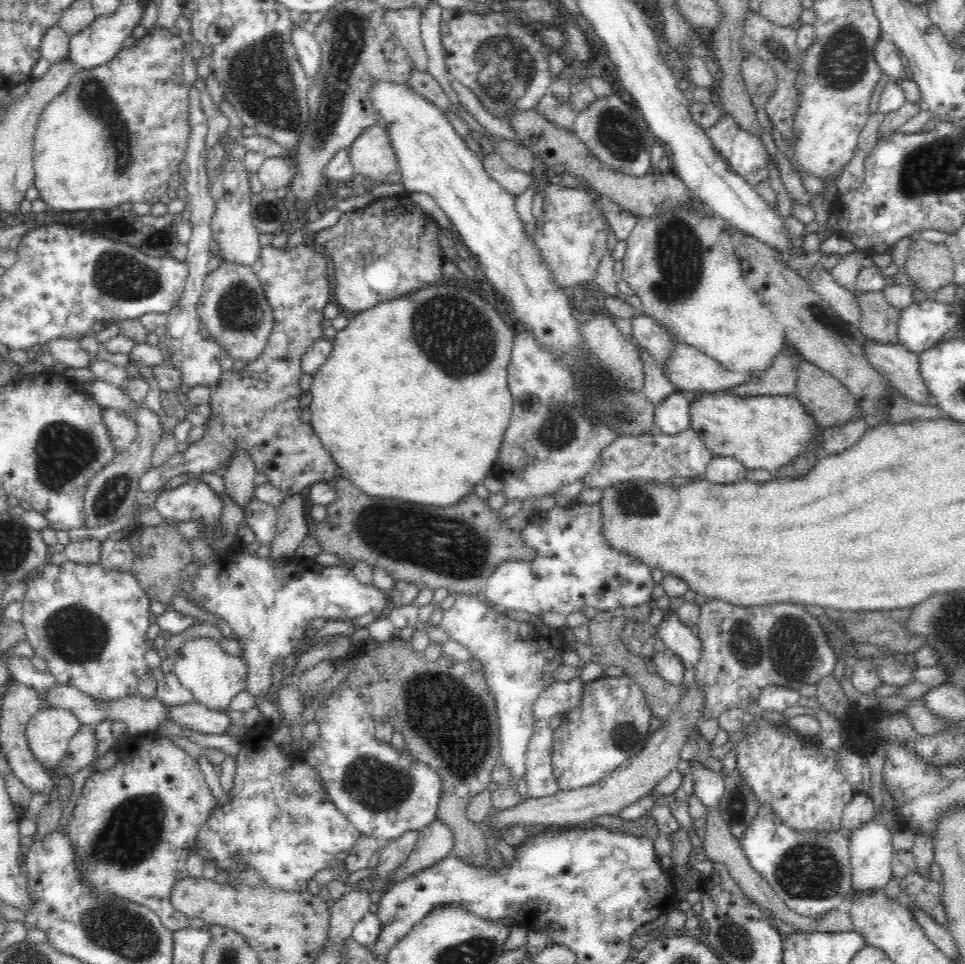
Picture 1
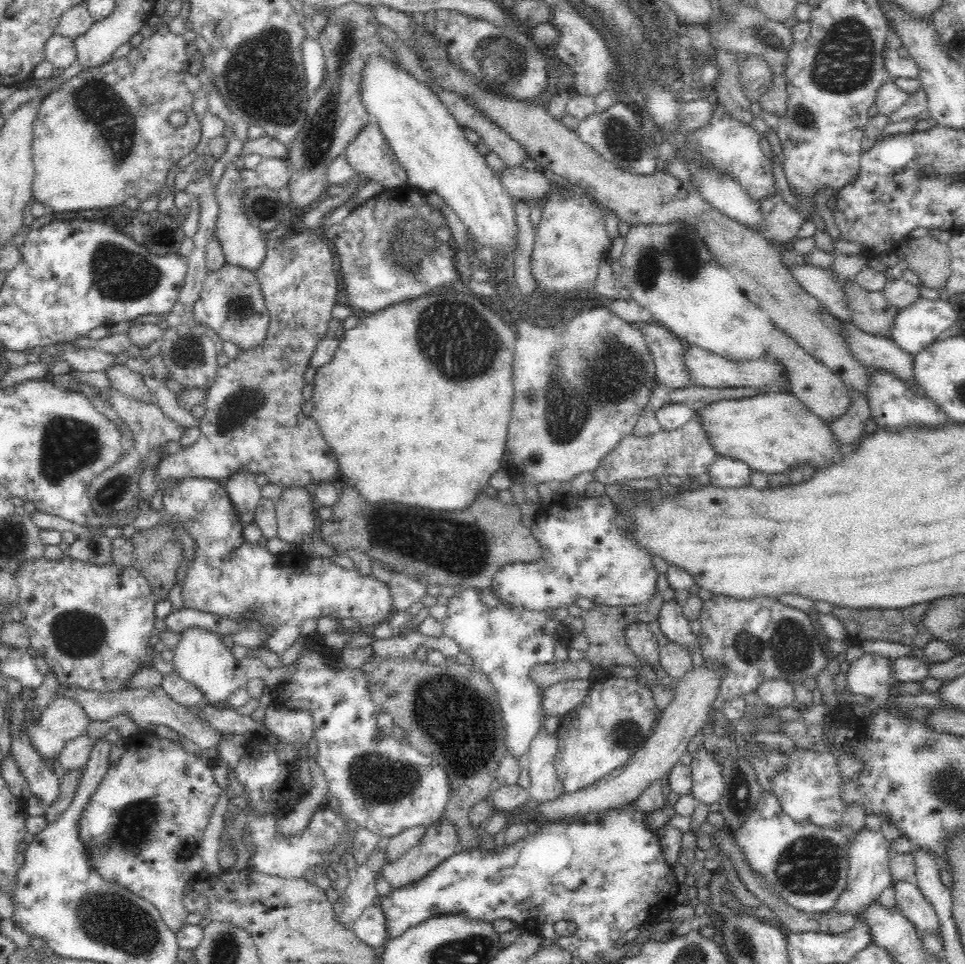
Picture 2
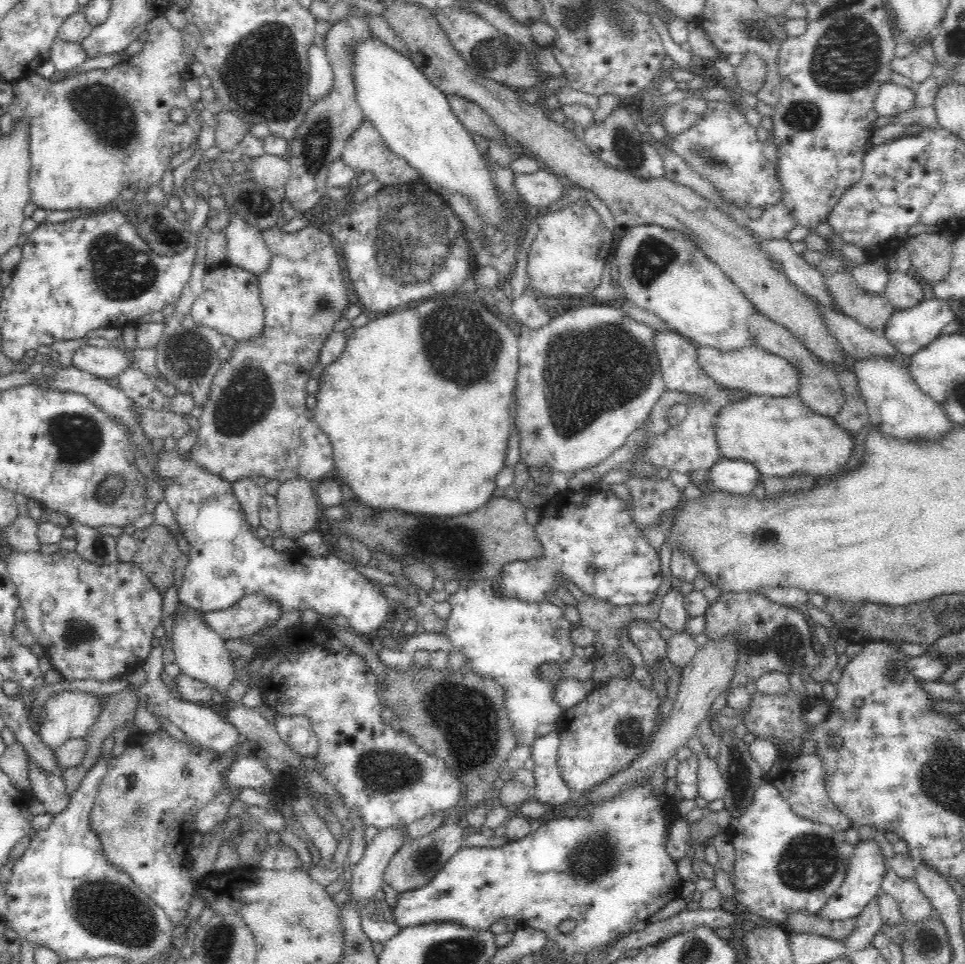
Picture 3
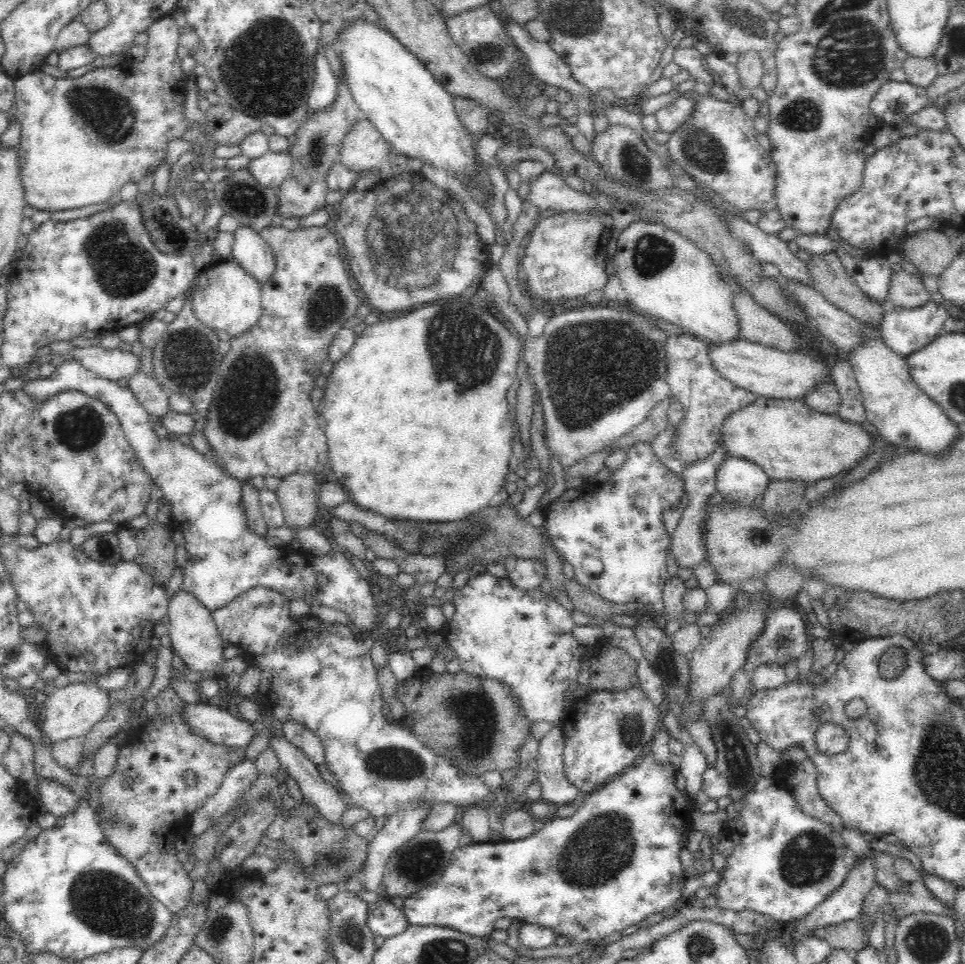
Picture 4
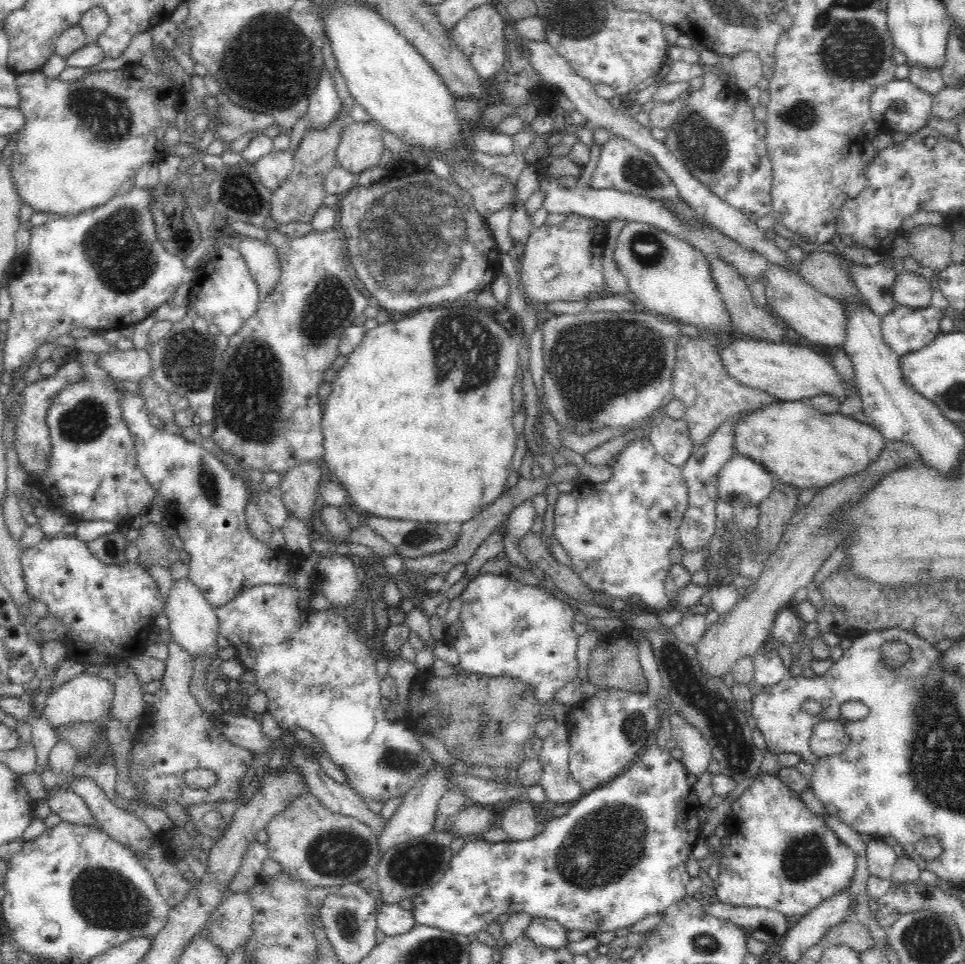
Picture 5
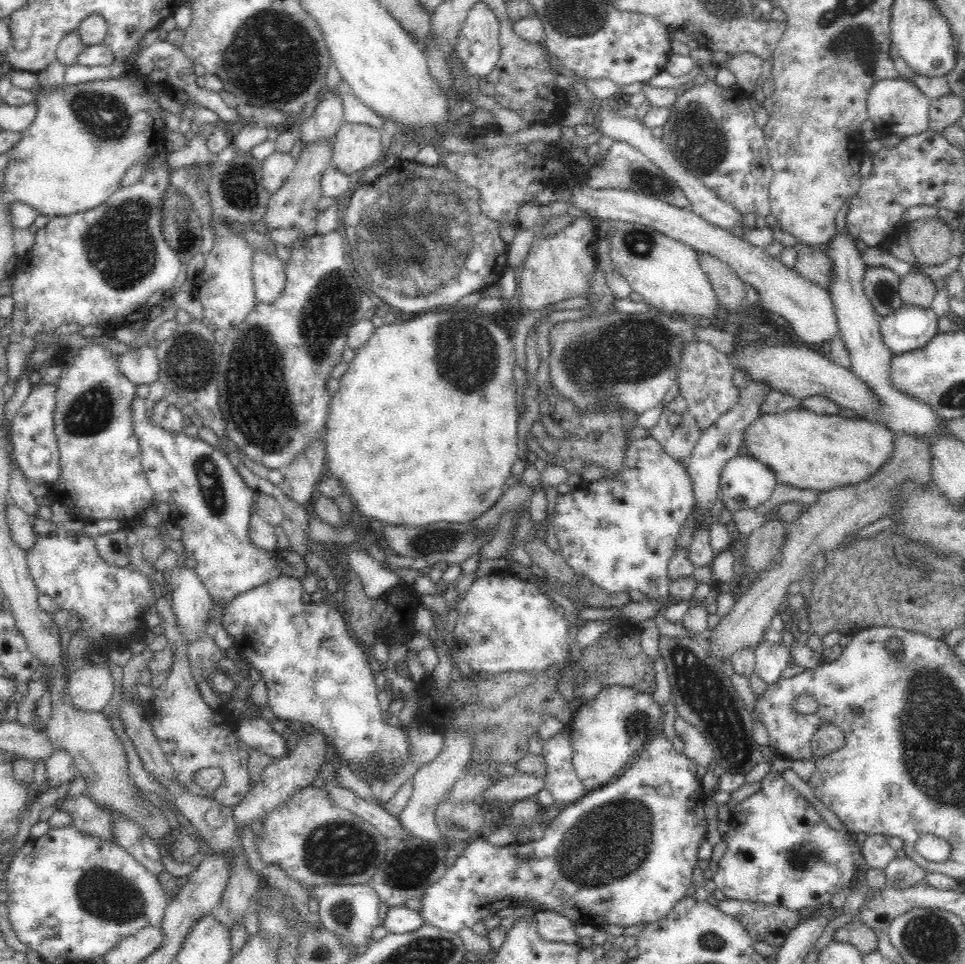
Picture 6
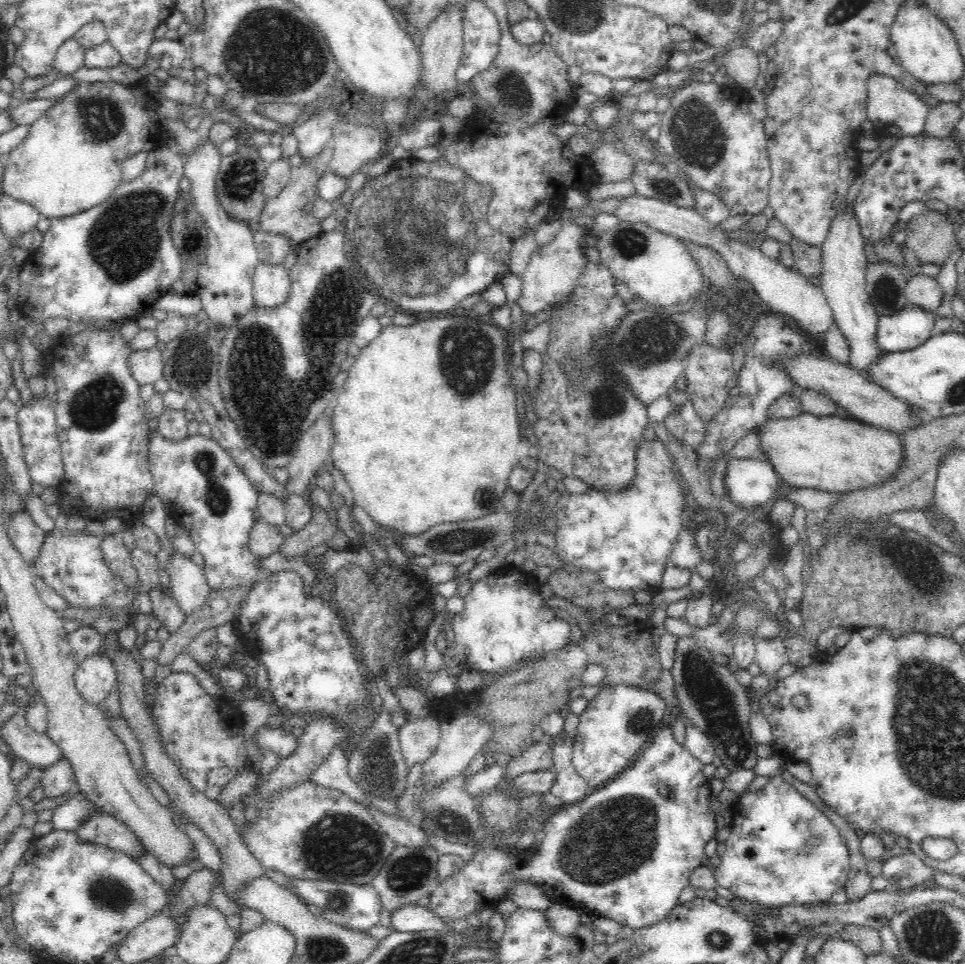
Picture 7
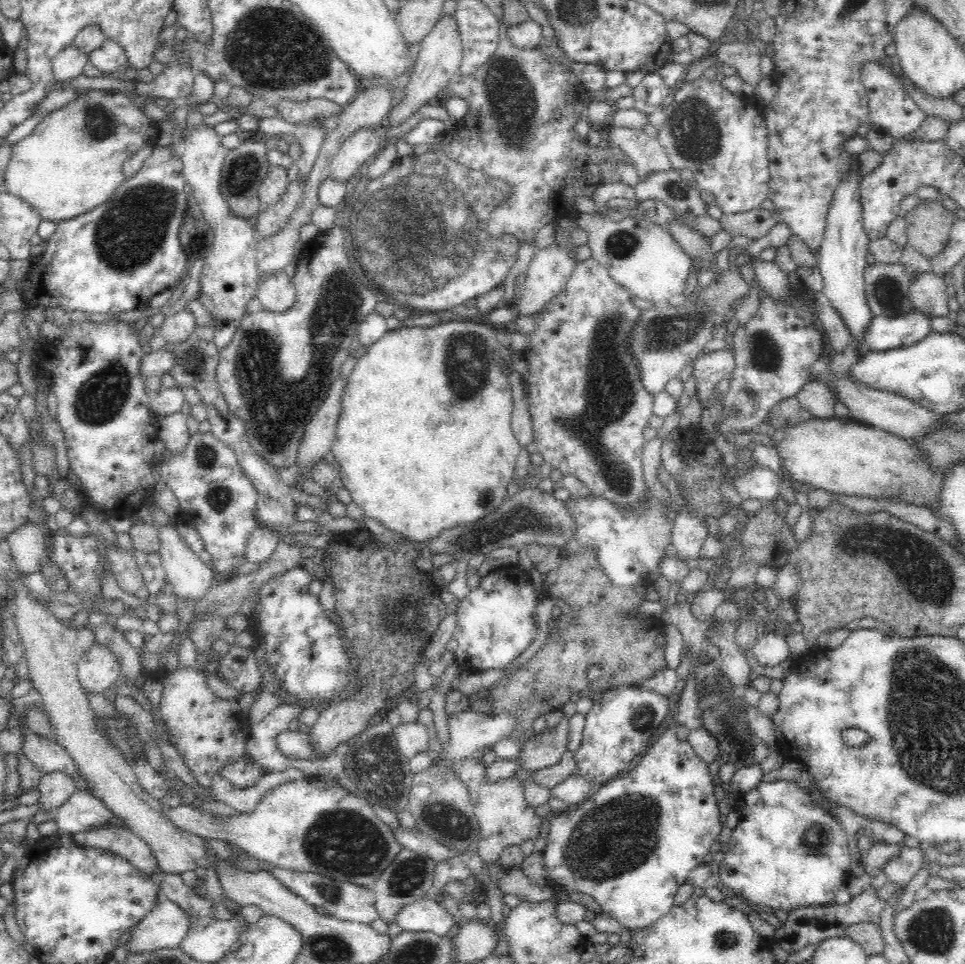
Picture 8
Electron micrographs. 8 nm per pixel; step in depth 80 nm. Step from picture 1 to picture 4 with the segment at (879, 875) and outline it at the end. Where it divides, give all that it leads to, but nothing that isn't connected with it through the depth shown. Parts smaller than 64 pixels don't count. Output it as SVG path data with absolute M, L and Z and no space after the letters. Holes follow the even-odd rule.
M869 848L869 853L867 855L862 858L856 858L842 885L831 893L825 901L815 907L810 914L799 919L798 925L793 933L794 938L792 938L790 947L794 946L794 942L797 942L800 938L812 935L811 933L816 928L822 928L822 926L829 926L832 924L840 924L850 919L859 920L859 916L861 915L861 906L867 898L867 894L877 884L875 864L873 863L874 853L875 851L872 848Z

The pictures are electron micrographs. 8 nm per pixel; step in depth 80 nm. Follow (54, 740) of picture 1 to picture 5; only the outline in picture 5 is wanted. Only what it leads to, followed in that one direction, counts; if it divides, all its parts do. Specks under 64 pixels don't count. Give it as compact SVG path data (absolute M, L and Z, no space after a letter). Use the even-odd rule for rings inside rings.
M76 675L51 692L45 703L44 716L48 725L56 732L62 727L101 720L111 708L115 686L98 676Z

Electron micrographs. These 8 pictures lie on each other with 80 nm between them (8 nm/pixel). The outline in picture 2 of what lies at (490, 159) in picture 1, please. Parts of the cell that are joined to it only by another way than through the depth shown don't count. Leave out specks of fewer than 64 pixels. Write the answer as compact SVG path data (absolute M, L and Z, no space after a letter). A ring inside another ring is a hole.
M505 165L494 174L514 200L528 200L532 203L544 200L552 192L552 184L543 170L530 171L524 167Z

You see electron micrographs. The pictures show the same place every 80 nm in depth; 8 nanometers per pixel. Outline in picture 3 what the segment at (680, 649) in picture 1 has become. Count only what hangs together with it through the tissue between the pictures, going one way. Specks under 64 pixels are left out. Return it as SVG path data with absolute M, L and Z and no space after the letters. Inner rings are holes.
M669 590L664 596L659 610L659 621L666 629L672 630L673 635L688 632L687 611L685 610L685 590Z

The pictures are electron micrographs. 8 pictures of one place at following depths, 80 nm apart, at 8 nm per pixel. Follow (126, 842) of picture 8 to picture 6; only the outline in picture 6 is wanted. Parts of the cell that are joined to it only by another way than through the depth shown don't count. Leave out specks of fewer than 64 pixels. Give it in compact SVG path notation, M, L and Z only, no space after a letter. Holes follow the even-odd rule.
M87 794L65 795L54 801L53 805L58 811L66 811L70 815L70 822L80 832L86 832L86 835L92 835L96 839L113 841L110 813L102 811Z

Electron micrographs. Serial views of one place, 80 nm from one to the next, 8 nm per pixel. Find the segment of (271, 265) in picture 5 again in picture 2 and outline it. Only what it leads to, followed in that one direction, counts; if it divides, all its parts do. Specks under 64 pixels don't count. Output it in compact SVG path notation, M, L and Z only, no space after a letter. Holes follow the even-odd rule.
M234 162L227 164L223 175L214 186L214 196L219 209L215 221L214 237L218 239L227 263L254 271L262 264L262 258L266 256L267 243L262 239L260 229L252 226L246 215L243 202L246 184L242 181L240 171L241 168Z

